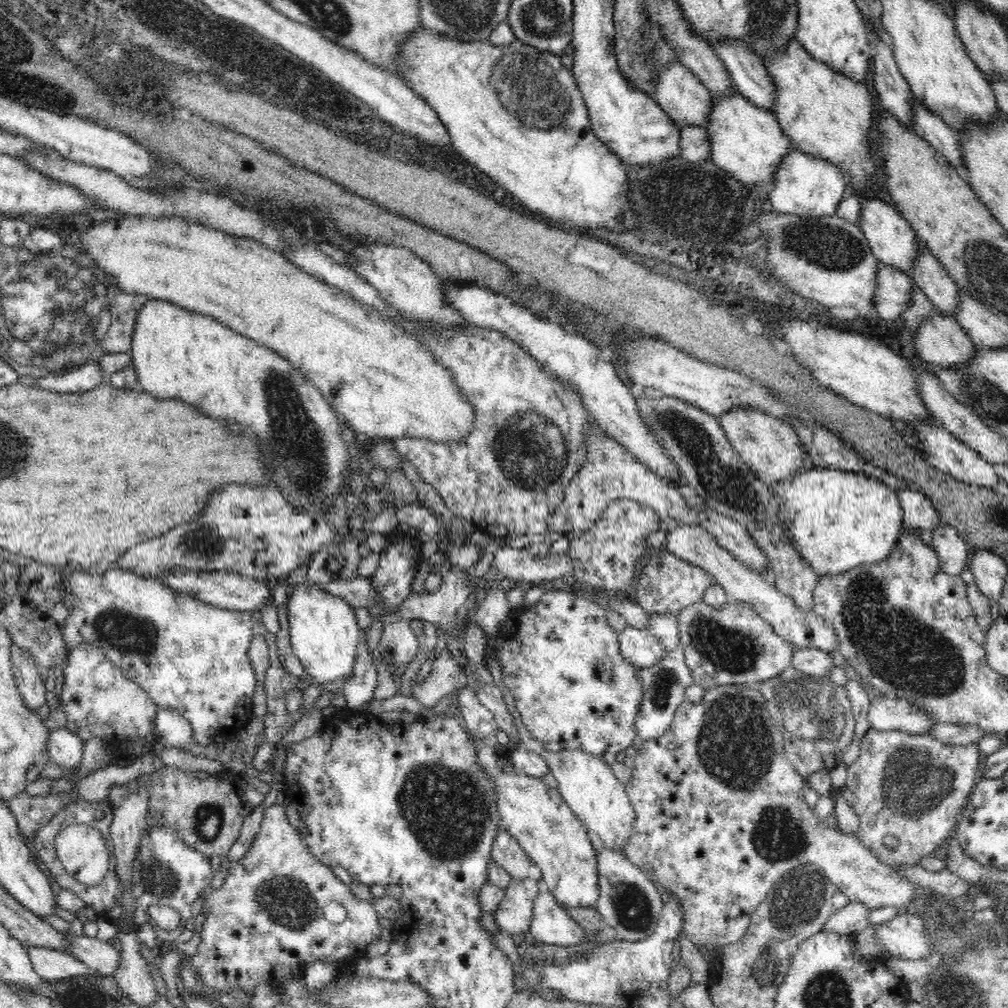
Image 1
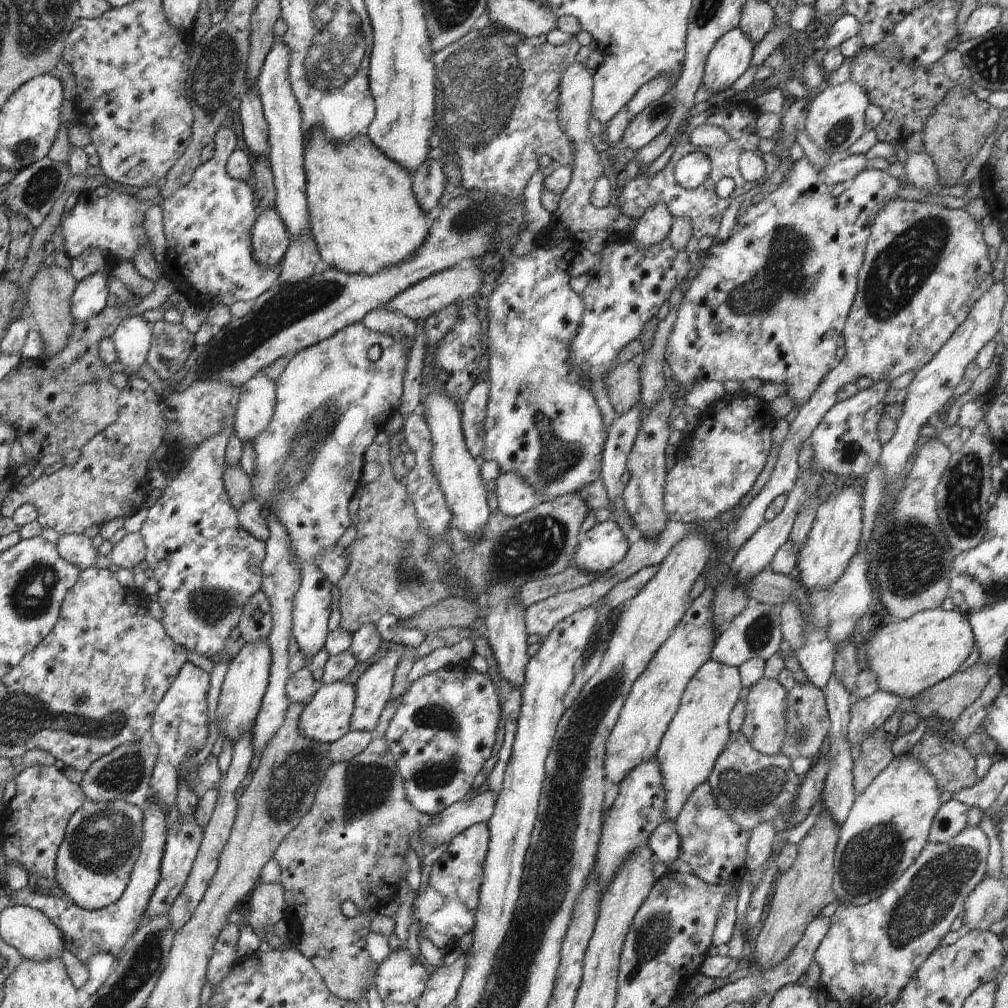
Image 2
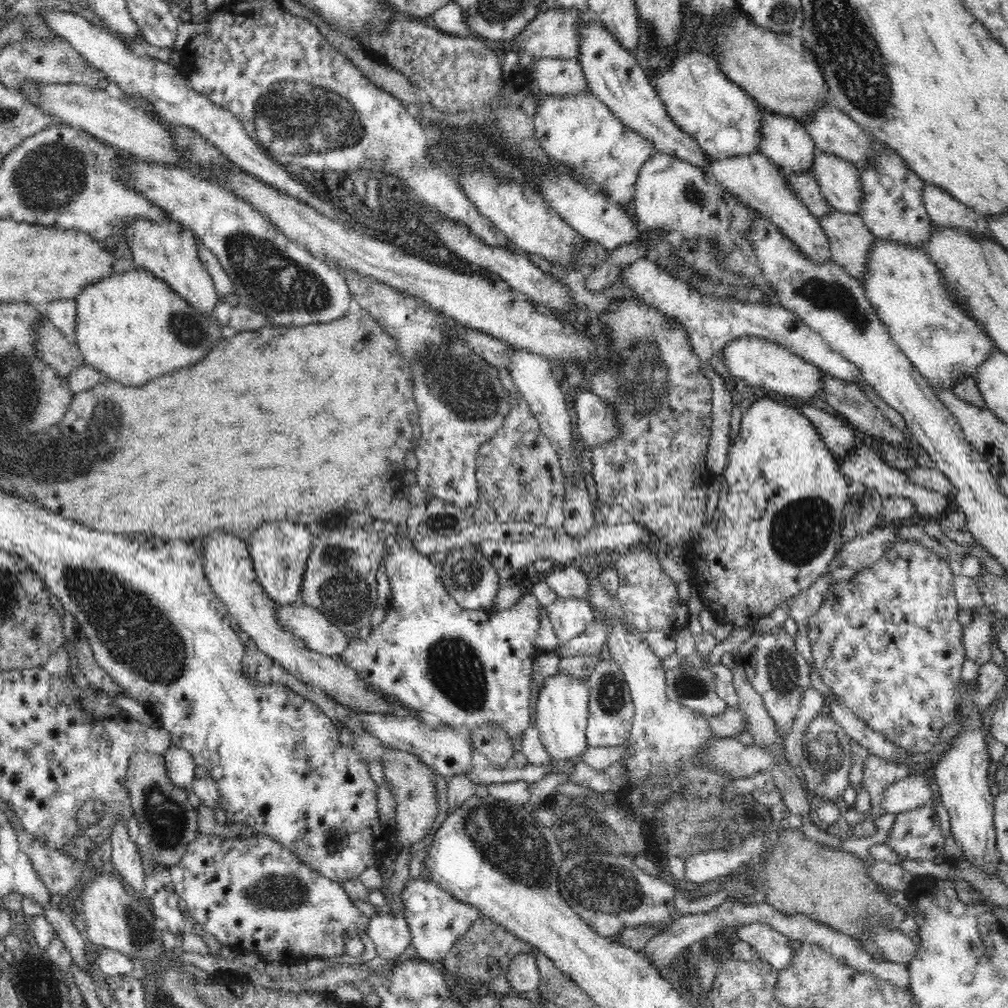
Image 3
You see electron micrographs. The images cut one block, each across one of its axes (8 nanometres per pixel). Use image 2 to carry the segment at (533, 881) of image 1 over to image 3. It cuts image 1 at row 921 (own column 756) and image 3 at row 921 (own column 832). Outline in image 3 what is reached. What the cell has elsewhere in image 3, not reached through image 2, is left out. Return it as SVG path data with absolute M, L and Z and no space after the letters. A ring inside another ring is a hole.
M403 911L394 918L375 913L369 918L367 935L374 942L378 956L387 961L396 959L411 944L411 934Z

